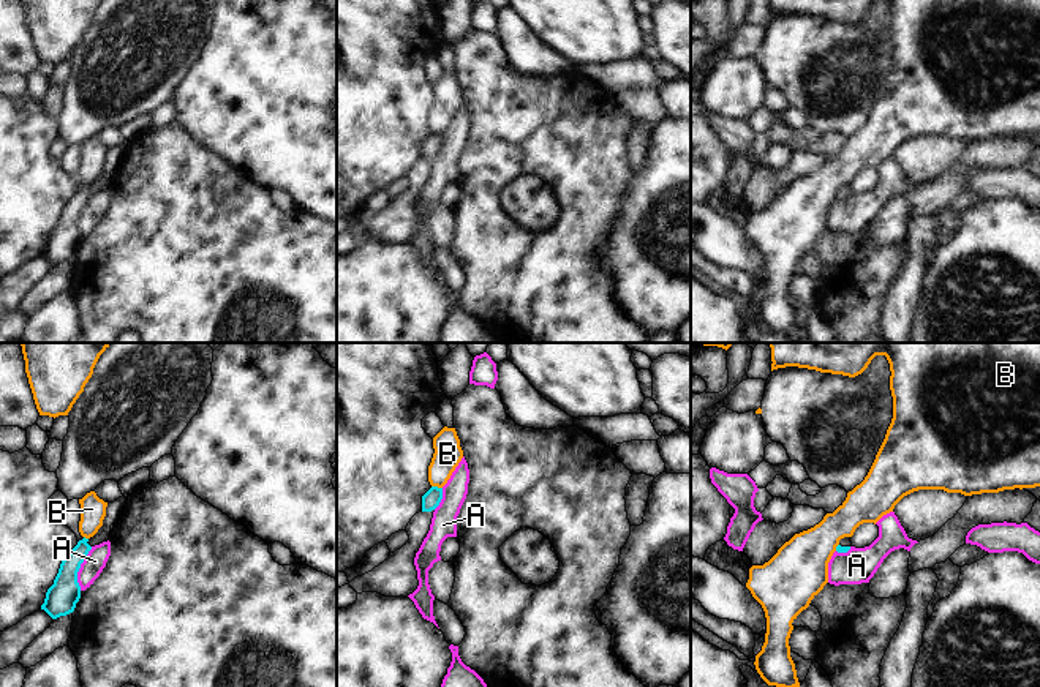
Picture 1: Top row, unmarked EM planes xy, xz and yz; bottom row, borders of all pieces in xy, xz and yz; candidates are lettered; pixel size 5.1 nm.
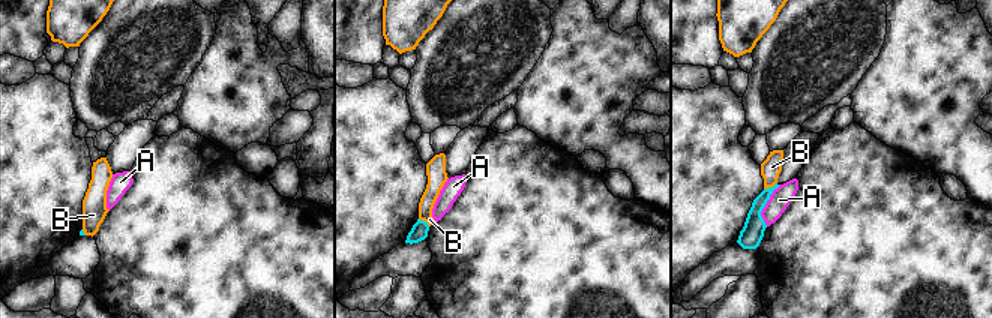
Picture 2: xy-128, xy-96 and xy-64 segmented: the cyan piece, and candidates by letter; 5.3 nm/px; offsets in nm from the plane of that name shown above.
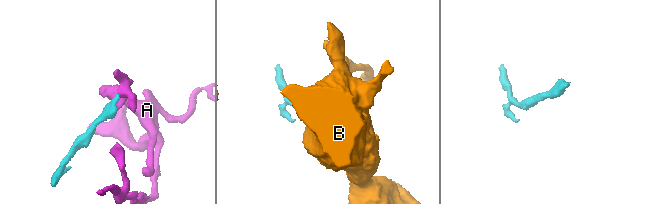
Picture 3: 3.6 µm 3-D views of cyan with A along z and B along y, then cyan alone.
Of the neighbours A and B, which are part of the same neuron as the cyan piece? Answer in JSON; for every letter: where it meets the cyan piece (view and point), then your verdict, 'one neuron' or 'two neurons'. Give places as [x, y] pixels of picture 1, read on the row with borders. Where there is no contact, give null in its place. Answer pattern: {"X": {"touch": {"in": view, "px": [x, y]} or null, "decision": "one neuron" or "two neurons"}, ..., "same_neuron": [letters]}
{"A": {"touch": {"in": "xy", "px": [79, 567]}, "decision": "two neurons"}, "B": {"touch": {"in": "xz", "px": [437, 487]}, "decision": "two neurons"}, "same_neuron": []}

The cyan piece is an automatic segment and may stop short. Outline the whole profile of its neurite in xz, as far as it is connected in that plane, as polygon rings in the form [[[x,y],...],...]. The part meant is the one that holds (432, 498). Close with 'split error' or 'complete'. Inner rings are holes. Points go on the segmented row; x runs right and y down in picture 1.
[[[431,486],[424,496],[422,496],[422,512],[431,512],[435,510],[443,499],[443,488]]]; complete

